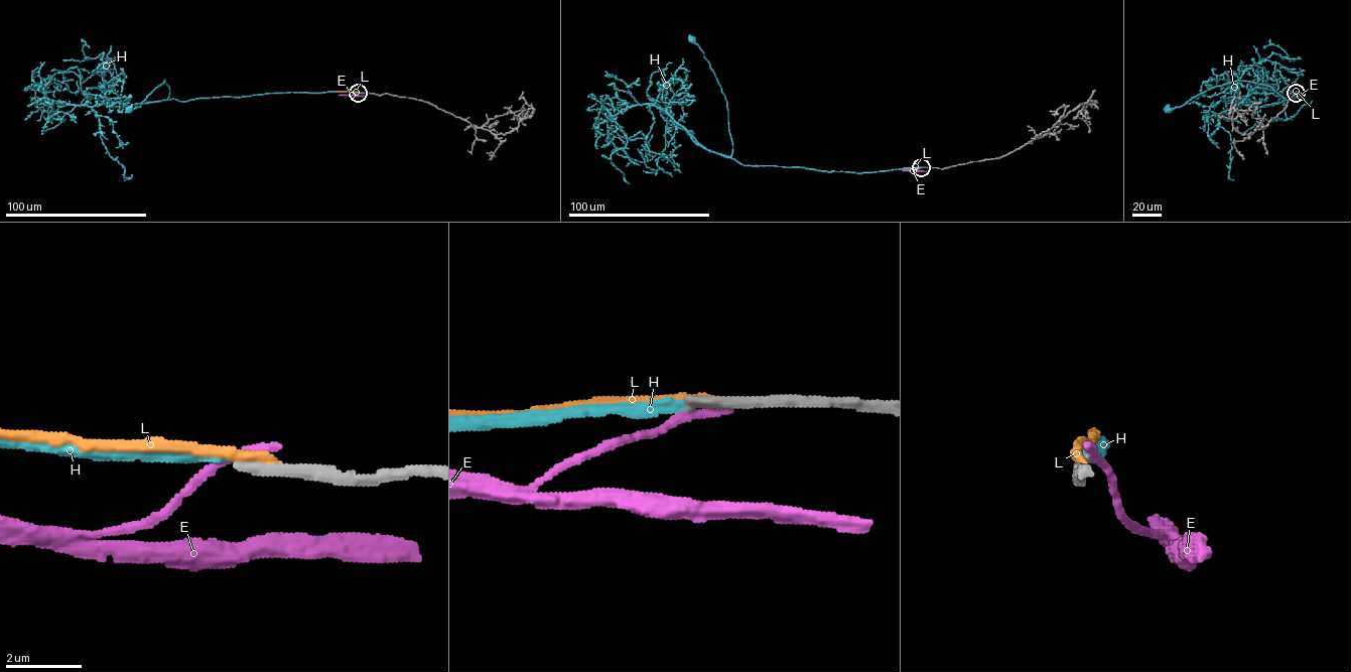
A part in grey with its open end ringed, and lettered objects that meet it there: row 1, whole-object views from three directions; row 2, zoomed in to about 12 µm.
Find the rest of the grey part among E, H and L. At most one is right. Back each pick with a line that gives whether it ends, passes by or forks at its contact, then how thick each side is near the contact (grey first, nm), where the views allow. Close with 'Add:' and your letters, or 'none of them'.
H: It ends there. Thickness 280 nm (grey) against 240 nm
Add: H

